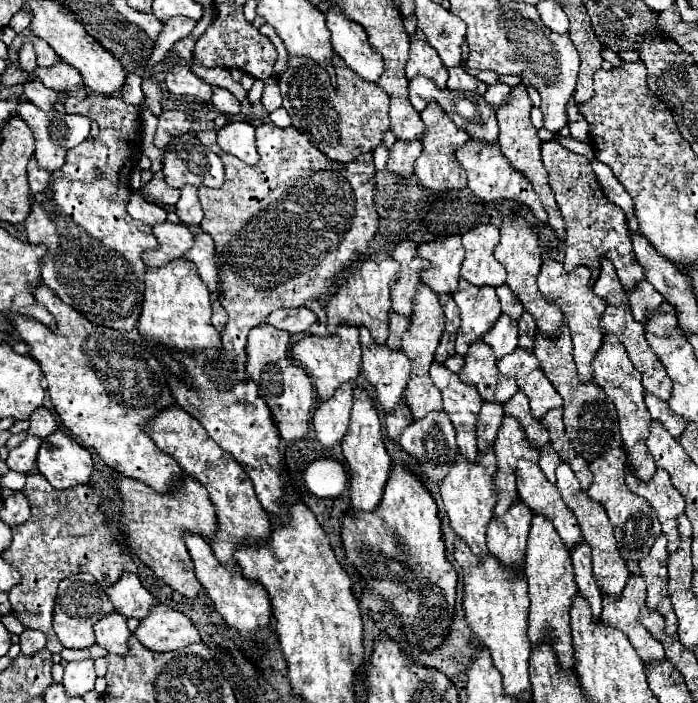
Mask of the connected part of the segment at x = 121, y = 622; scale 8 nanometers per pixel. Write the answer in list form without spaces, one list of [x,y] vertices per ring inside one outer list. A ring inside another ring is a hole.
[[[114,611],[114,613],[104,615],[94,625],[94,635],[96,635],[96,643],[102,645],[104,649],[116,655],[124,655],[128,651],[128,637],[132,633],[126,625],[126,617]]]

